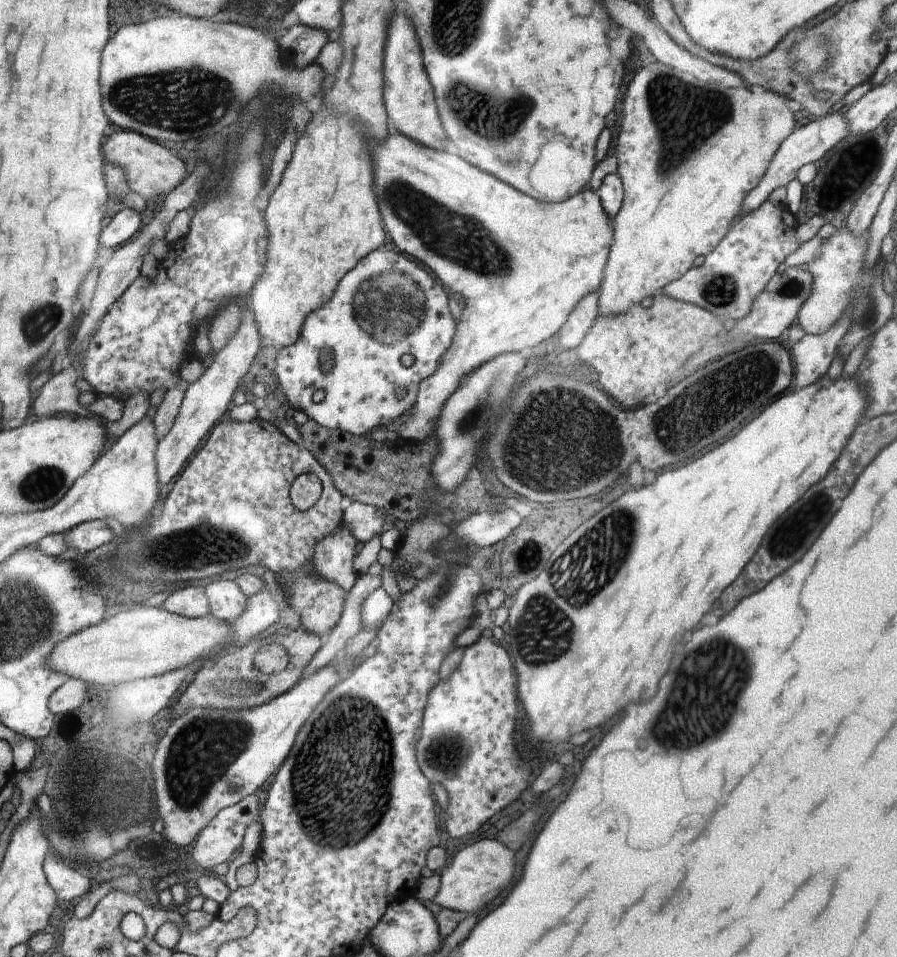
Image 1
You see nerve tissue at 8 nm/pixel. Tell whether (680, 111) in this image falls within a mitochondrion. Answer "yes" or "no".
yes

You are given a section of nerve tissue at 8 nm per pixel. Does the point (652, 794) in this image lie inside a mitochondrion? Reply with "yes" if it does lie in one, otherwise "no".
no

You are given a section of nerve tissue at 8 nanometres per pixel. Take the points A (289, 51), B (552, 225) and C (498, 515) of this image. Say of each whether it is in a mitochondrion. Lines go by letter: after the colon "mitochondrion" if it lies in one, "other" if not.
A: mitochondrion
B: other
C: other

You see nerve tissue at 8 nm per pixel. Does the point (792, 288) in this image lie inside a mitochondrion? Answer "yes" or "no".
yes

